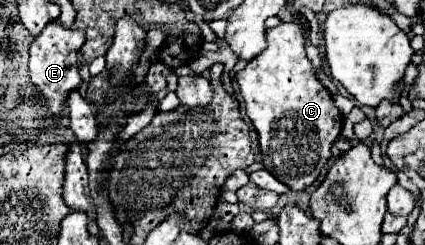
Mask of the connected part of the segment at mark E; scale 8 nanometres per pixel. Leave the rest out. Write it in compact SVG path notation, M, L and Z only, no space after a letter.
M50 21L30 45L30 79L38 87L38 91L48 97L48 107L52 115L60 115L68 91L80 87L82 83L82 77L78 75L76 53L84 45L84 41L84 31L68 29L60 21Z

